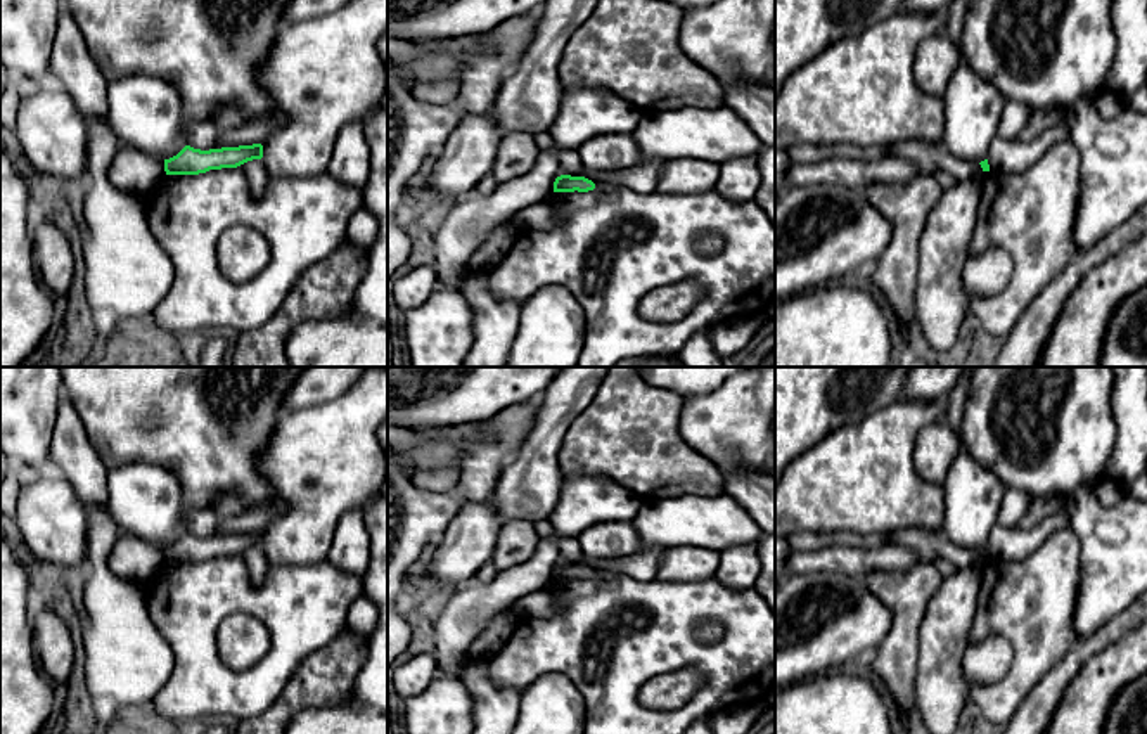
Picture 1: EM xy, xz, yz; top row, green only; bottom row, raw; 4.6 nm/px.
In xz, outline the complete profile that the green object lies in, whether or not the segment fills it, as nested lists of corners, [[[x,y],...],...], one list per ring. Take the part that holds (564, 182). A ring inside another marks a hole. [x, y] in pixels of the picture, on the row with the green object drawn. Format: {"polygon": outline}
{"polygon": [[[561,175],[554,182],[554,192],[588,192],[593,189],[595,184],[585,177]]]}

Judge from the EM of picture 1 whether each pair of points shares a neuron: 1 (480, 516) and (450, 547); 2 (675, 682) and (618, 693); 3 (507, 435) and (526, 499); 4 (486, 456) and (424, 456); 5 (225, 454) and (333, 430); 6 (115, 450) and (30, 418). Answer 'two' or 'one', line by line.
1: one
2: two
3: two
4: two
5: two
6: two

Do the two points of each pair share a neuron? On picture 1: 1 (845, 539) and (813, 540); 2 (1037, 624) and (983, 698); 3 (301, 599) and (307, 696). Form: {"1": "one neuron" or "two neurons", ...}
{"1": "one neuron", "2": "one neuron", "3": "two neurons"}

